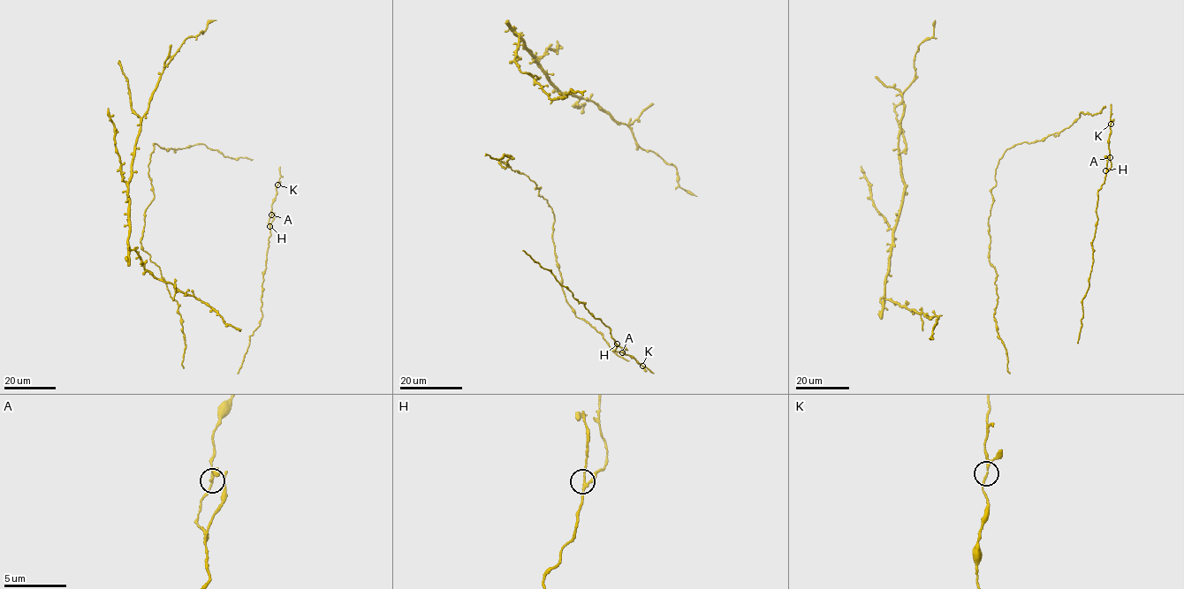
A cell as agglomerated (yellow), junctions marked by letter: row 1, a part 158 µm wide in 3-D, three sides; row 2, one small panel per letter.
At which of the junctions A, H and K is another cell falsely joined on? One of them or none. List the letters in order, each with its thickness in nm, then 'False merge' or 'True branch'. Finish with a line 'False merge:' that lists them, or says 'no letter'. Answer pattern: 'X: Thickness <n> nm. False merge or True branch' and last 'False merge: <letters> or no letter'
A: Thickness 130 nm. True branch
H: Thickness 170 nm. True branch
K: Thickness 130 nm. True branch
False merge: no letter

